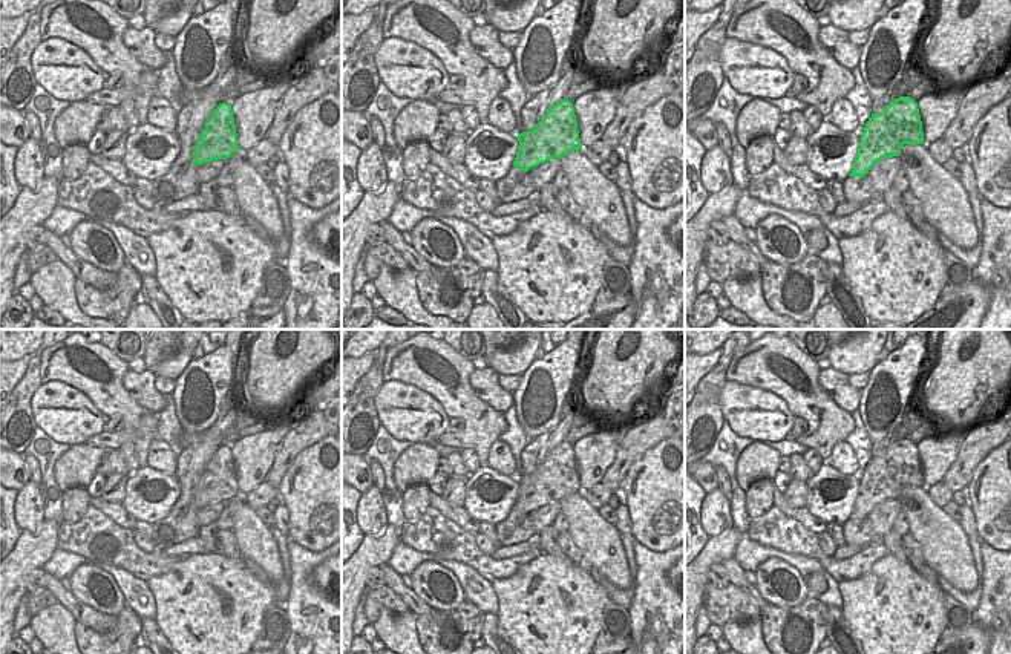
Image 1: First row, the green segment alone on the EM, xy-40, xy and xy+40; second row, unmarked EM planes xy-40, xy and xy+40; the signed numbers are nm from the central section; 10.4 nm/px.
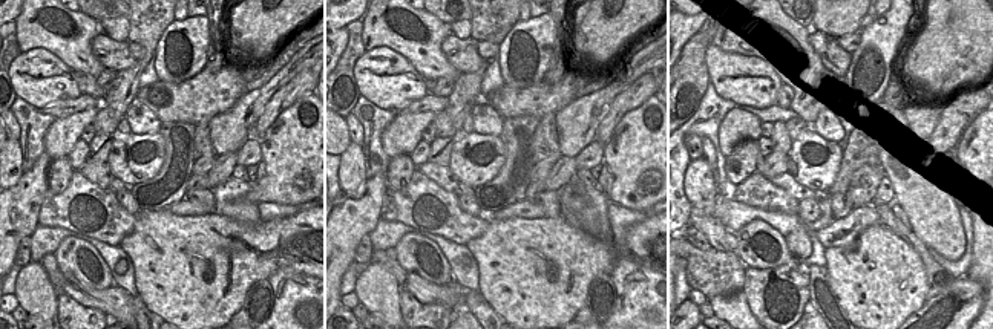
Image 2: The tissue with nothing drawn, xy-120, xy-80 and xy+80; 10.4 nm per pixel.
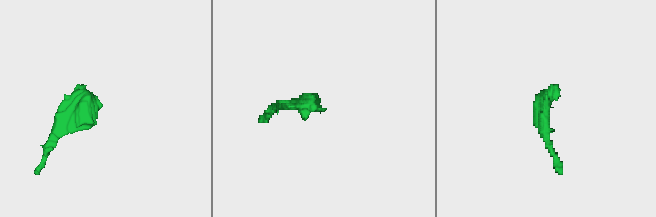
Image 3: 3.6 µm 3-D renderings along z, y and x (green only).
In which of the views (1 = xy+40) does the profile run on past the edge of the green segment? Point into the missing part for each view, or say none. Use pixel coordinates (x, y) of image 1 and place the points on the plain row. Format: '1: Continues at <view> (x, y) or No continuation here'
1: No continuation here

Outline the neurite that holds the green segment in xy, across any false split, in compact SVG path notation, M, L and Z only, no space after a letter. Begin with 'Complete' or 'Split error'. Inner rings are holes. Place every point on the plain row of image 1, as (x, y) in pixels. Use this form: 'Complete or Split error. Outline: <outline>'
Complete. Outline: M564 441L551 449L533 473L518 476L518 484L513 508L521 515L582 493L573 446Z

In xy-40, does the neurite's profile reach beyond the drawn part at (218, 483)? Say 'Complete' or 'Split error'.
Complete

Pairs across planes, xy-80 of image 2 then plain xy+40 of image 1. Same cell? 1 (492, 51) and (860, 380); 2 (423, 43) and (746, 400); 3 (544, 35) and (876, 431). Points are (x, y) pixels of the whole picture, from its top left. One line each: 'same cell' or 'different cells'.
1: same cell
2: different cells
3: same cell

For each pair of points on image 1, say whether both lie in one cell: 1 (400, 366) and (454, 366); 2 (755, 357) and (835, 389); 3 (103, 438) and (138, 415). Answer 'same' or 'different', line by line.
1: same
2: different
3: same

